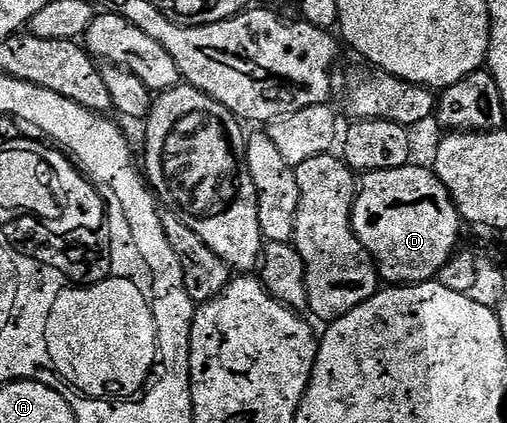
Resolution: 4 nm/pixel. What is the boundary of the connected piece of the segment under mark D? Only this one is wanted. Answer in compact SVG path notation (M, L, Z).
M409 162L400 168L365 172L359 177L356 201L352 207L352 229L376 261L381 281L389 285L421 284L423 280L437 279L439 272L457 251L460 224L462 217L452 196L431 167L419 168L416 162Z

